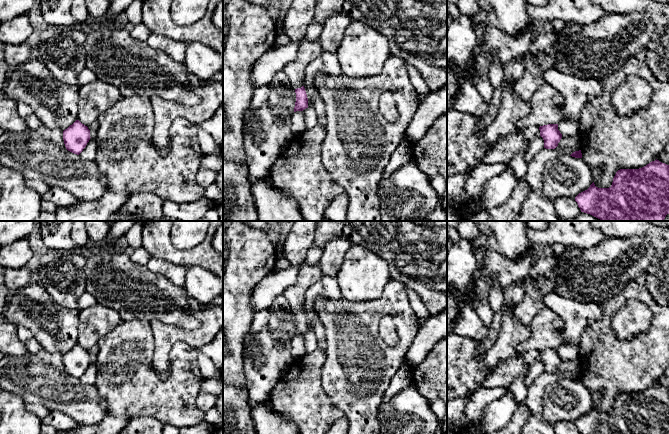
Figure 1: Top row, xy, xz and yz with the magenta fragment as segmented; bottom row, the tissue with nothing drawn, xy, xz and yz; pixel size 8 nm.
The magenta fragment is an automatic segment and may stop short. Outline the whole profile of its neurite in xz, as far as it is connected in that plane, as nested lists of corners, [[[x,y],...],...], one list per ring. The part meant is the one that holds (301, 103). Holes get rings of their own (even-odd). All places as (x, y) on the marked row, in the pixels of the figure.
[[[304,38],[301,40],[295,60],[288,63],[283,69],[290,84],[295,89],[296,102],[294,112],[308,108],[308,98],[303,86],[305,71],[308,65],[322,53],[323,51],[318,40],[309,41]]]

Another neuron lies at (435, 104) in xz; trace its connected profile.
[[[447,84],[431,92],[419,105],[406,130],[406,142],[412,144],[424,136],[436,118],[447,114]]]

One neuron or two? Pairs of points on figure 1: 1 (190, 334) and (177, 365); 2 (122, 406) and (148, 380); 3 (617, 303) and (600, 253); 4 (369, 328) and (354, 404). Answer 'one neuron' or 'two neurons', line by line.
1: two neurons
2: one neuron
3: two neurons
4: one neuron

